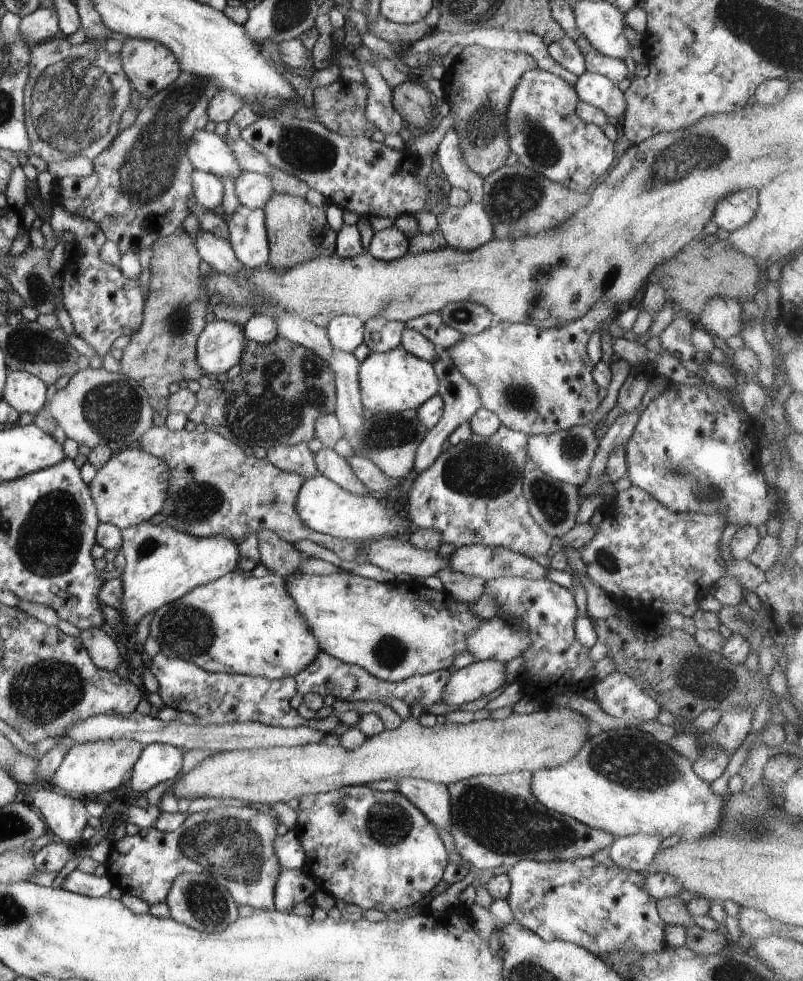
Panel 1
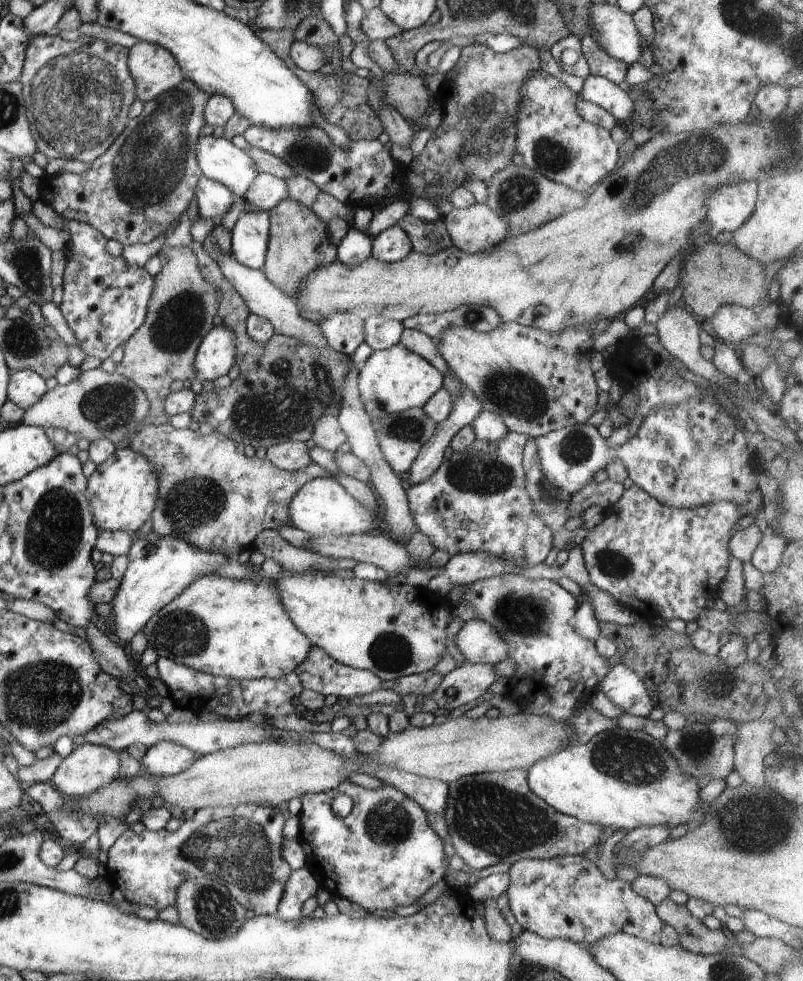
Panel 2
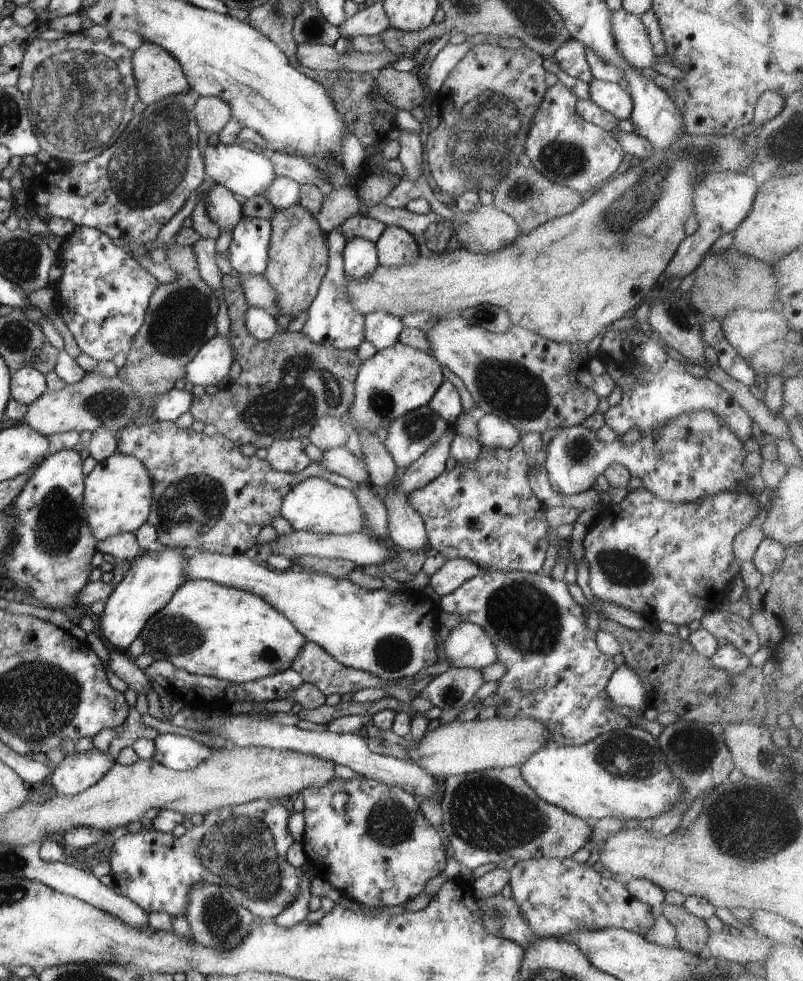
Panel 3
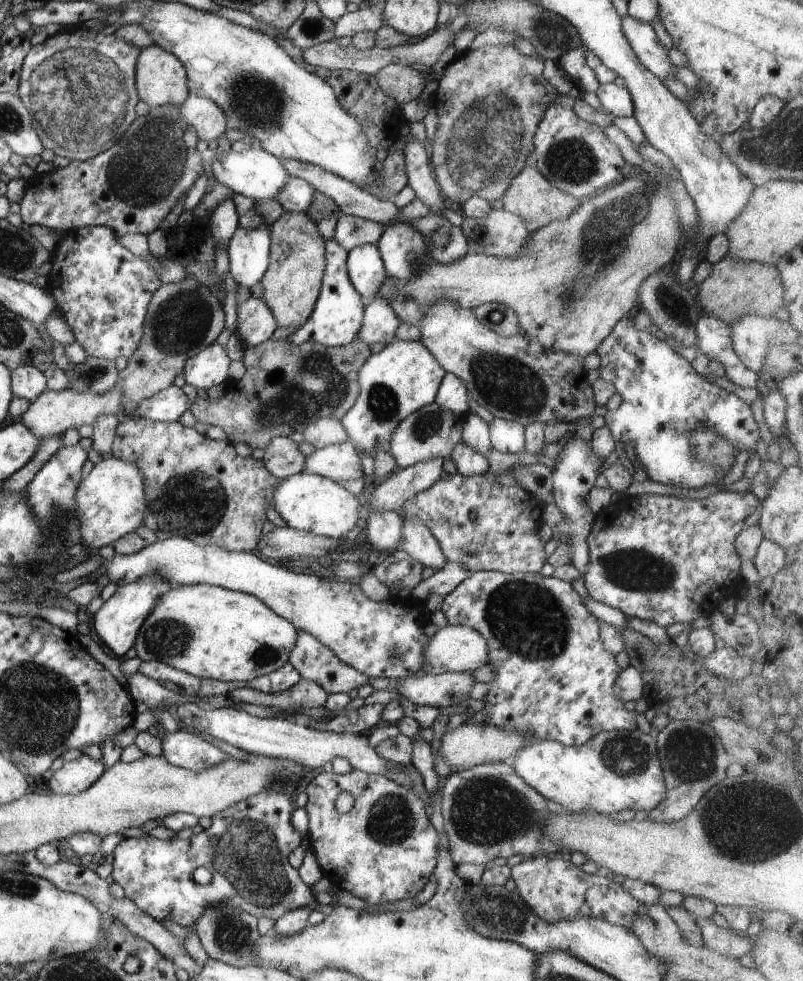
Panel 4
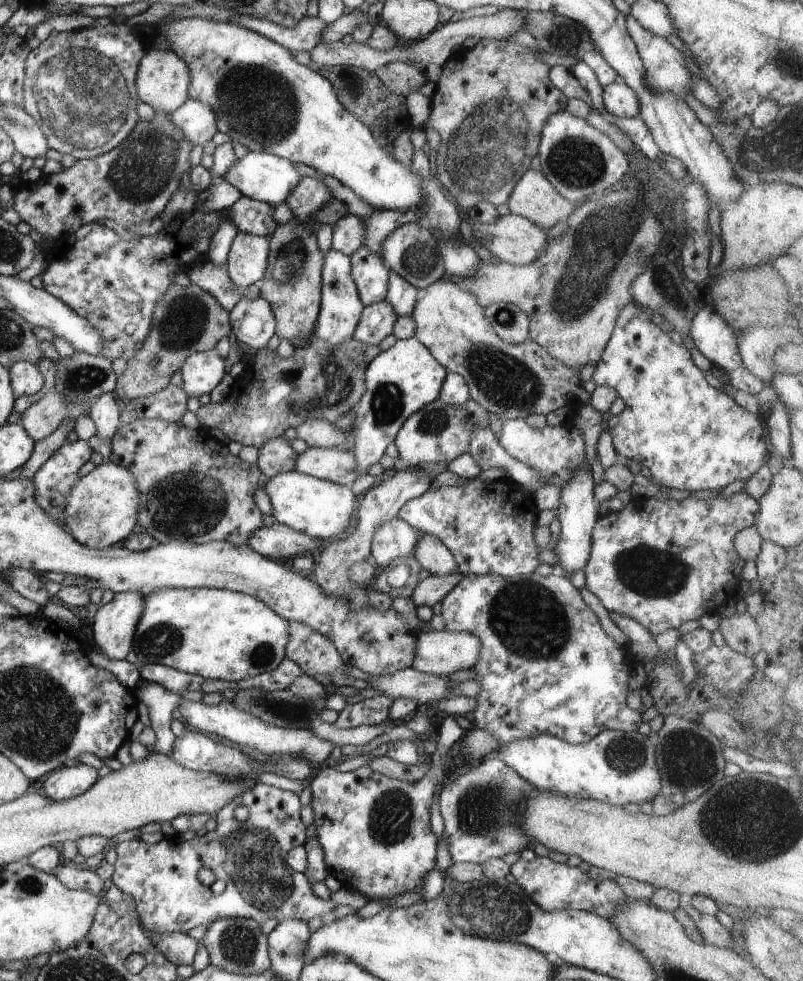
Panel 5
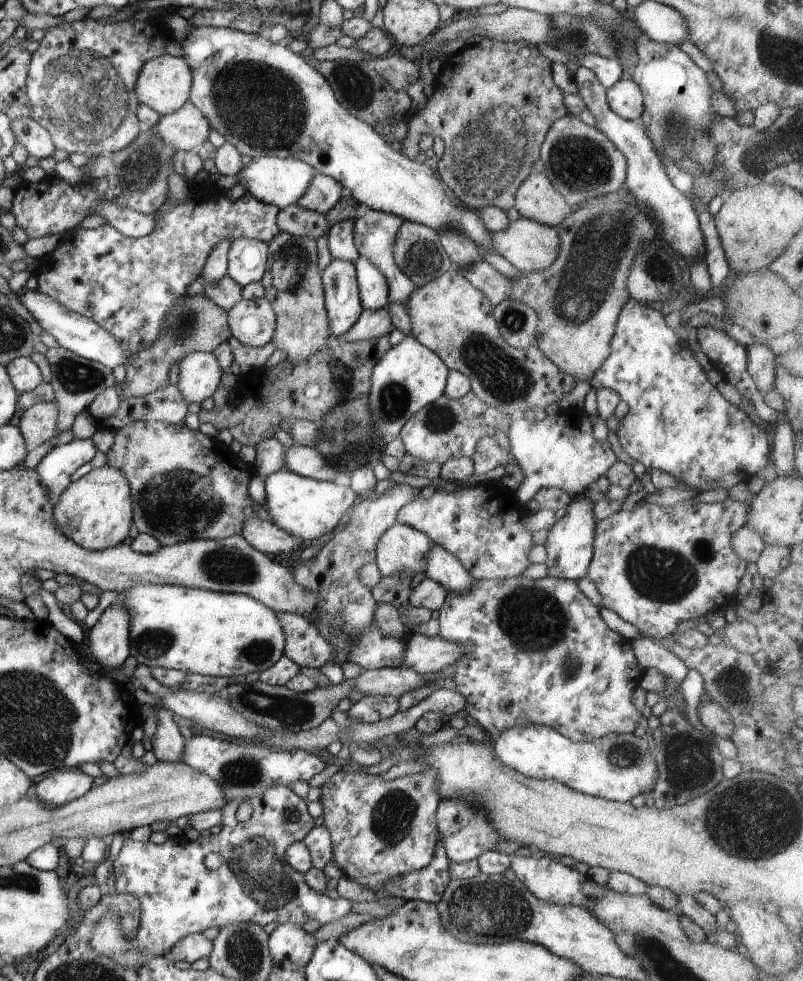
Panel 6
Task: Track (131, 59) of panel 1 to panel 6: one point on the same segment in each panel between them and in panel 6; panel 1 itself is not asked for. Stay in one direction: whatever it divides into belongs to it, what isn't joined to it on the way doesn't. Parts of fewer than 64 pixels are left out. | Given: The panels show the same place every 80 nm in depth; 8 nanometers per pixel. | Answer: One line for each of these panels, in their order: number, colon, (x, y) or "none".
2: (153, 69)
3: (157, 73)
4: (160, 78)
5: (162, 80)
6: (164, 82)

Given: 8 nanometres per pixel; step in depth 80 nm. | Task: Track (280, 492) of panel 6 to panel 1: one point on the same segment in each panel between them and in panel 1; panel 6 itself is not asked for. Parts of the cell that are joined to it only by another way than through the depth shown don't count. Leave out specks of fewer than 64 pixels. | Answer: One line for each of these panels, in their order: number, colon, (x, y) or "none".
1: (324, 507)
2: (321, 507)
3: (315, 505)
4: (311, 503)
5: (320, 508)

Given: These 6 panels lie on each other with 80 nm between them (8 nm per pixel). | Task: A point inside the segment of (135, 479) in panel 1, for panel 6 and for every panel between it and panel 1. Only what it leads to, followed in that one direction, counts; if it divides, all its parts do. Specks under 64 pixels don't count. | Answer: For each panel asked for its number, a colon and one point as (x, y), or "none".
2: (123, 491)
3: (117, 499)
4: (111, 501)
5: (102, 509)
6: (96, 511)

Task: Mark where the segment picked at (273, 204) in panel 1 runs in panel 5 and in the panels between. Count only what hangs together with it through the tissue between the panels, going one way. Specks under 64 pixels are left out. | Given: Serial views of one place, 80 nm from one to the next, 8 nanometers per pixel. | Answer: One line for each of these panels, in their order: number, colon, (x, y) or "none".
2: (299, 241)
3: (298, 257)
4: (291, 284)
5: (292, 283)

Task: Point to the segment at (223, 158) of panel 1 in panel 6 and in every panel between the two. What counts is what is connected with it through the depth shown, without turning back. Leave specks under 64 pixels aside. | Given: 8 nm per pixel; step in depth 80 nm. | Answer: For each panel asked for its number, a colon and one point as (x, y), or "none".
2: (218, 158)
3: (246, 173)
4: (256, 174)
5: (266, 178)
6: (275, 181)

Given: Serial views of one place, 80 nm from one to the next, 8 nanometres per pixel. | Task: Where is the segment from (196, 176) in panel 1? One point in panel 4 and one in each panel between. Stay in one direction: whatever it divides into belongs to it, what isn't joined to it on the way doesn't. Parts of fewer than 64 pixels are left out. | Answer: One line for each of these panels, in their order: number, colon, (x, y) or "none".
2: (214, 199)
3: (223, 207)
4: (224, 220)

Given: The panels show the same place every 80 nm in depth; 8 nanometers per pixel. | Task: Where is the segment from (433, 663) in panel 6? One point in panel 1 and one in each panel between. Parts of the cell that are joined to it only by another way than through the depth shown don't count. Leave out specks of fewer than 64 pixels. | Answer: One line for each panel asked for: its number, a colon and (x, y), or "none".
1: (494, 640)
2: (479, 641)
3: (469, 645)
4: (456, 648)
5: (443, 652)

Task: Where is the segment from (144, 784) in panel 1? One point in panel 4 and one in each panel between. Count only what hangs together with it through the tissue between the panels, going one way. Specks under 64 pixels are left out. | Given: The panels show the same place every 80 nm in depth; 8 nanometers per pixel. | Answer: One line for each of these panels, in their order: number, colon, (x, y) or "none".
2: (163, 759)
3: (176, 752)
4: (181, 749)

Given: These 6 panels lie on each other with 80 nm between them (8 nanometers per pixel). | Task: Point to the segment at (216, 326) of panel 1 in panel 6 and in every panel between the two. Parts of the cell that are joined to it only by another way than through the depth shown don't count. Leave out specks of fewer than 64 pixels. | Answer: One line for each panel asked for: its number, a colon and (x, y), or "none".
2: (215, 356)
3: (211, 365)
4: (209, 367)
5: (202, 371)
6: (199, 372)

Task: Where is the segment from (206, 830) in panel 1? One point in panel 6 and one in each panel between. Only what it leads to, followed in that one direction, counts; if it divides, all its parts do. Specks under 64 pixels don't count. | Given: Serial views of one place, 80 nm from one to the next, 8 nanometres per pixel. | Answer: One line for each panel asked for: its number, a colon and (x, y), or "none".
2: (240, 845)
3: (243, 848)
4: (246, 847)
5: (250, 856)
6: (179, 895)

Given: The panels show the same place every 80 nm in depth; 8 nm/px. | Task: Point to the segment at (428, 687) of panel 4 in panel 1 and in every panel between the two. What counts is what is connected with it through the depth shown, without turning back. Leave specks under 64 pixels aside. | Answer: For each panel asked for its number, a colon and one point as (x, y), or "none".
1: (477, 680)
2: (469, 682)
3: (456, 688)

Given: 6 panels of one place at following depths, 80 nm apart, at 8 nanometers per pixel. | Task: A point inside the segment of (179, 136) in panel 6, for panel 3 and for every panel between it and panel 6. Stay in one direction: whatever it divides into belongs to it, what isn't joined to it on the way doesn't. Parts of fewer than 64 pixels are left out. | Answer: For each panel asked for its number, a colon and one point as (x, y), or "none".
3: (213, 114)
4: (205, 116)
5: (198, 122)

